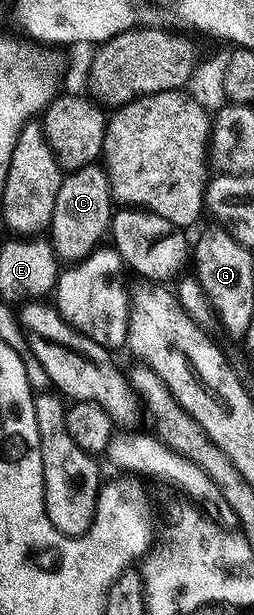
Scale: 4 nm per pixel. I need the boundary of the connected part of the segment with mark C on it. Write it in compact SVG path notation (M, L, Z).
M97 163L78 166L68 172L59 187L49 226L49 241L53 252L65 263L76 263L93 253L102 242L101 237L112 224L113 200L109 177Z

